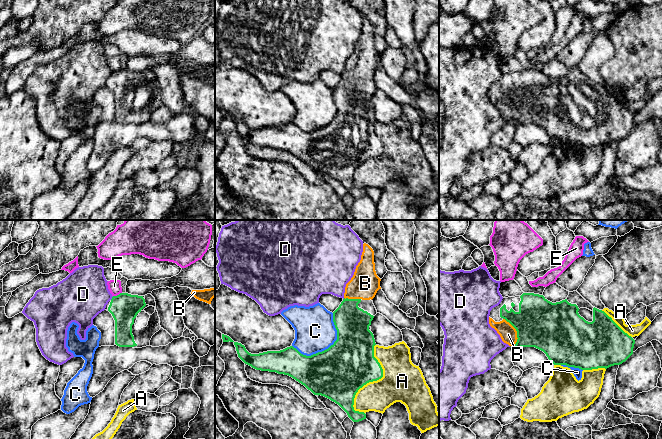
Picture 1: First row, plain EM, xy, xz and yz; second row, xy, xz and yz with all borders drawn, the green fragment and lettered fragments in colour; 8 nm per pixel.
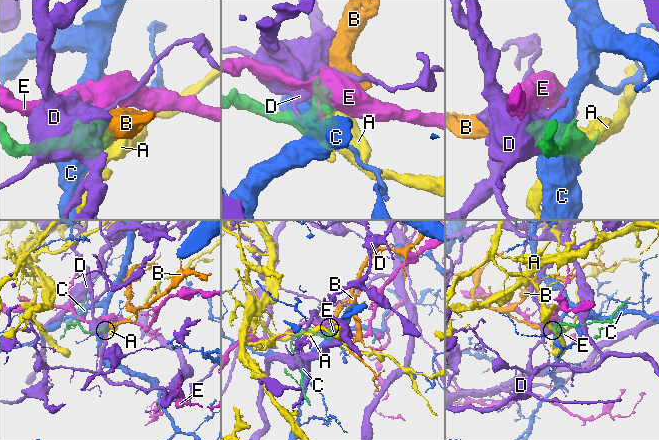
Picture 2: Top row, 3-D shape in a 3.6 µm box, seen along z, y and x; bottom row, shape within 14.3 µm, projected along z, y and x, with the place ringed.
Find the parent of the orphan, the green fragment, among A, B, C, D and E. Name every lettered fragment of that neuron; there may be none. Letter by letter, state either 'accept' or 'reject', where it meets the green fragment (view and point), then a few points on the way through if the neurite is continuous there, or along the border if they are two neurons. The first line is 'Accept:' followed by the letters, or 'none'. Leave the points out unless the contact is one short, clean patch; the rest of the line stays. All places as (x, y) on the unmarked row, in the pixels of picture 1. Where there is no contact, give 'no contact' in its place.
Accept: B
A: reject; contact xz (375, 156)
B: accept; contact yz (516, 106); way yz (539, 99), (528, 104), (516, 106), (508, 110)
C: reject; contact xz (328, 124)
D: reject; contact xy (112, 74); border xy (113, 72), (110, 75)
E: reject; contact xy (117, 71); border xy (121, 68), (113, 72)

